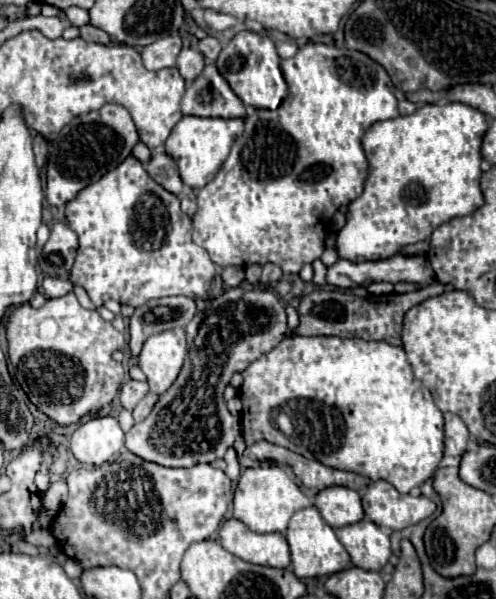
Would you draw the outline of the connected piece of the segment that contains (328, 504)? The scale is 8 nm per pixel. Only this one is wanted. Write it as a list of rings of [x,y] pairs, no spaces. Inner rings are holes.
[[[344,486],[324,488],[322,492],[318,492],[314,506],[318,508],[324,522],[332,528],[356,524],[364,518],[360,494]]]

